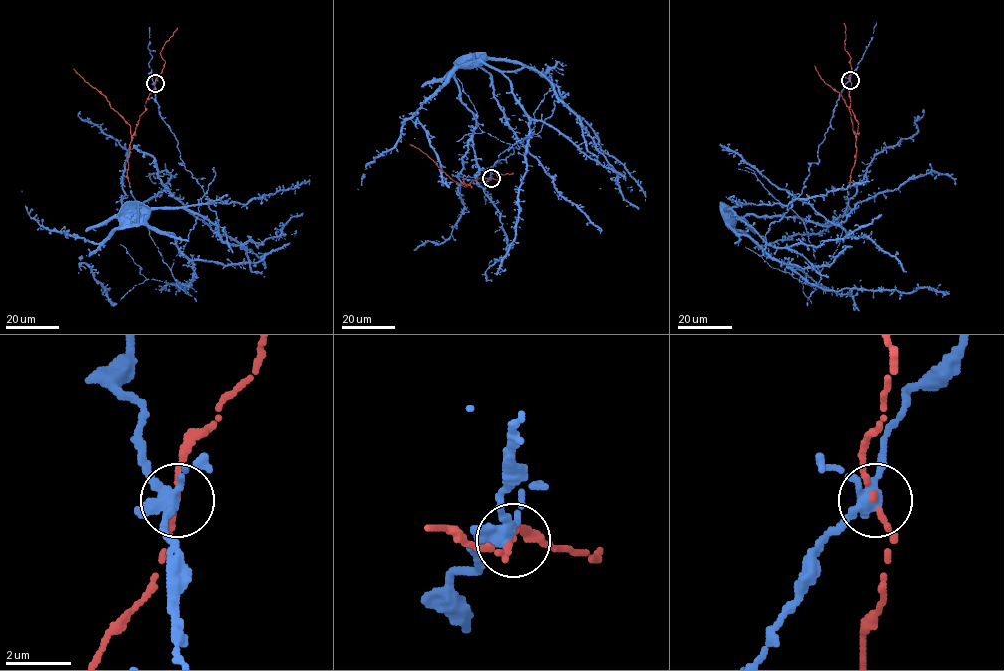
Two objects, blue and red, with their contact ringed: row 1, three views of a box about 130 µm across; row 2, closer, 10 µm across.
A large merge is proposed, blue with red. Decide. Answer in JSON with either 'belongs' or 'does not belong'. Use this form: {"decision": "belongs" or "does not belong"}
{"decision": "belongs"}

